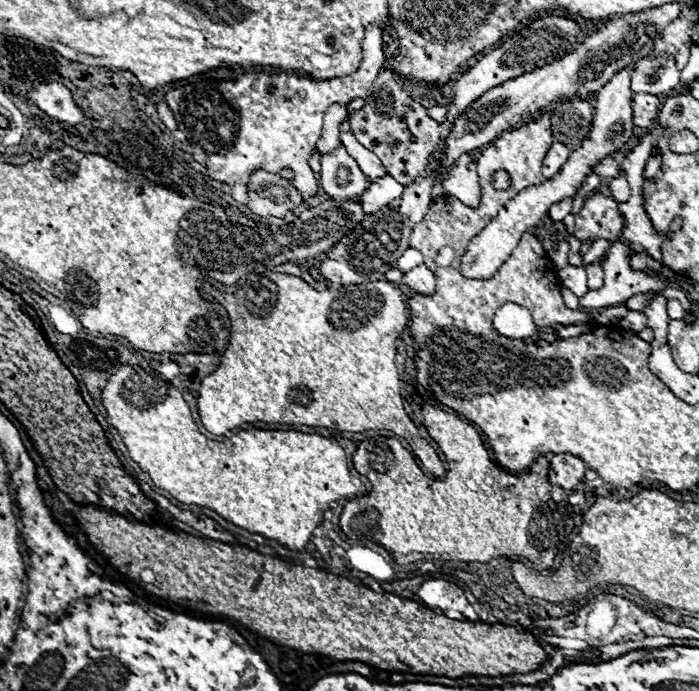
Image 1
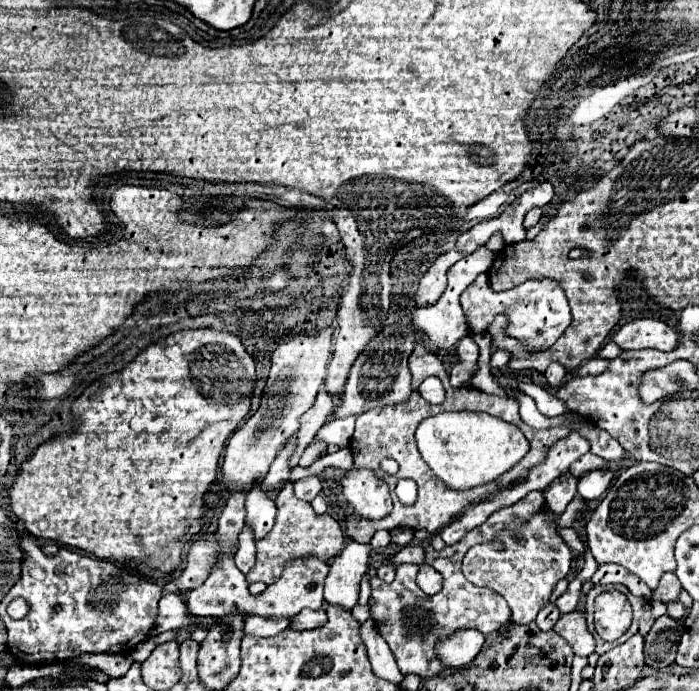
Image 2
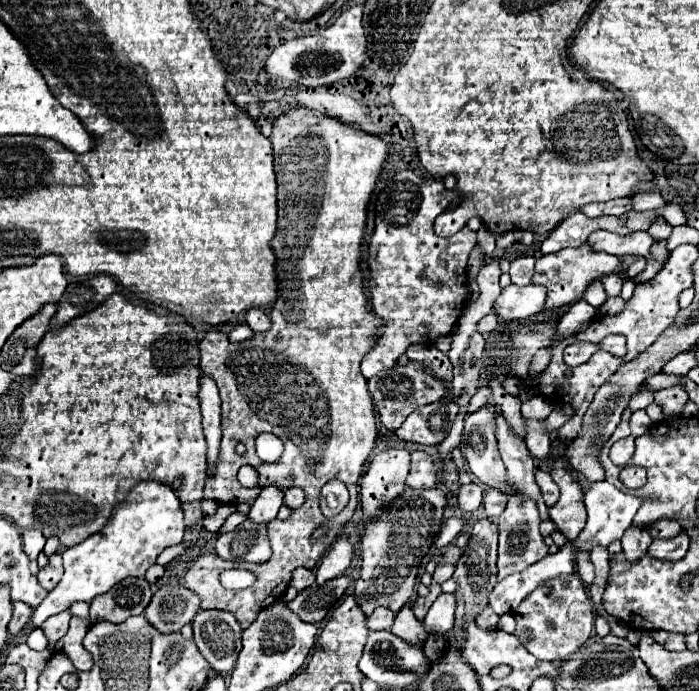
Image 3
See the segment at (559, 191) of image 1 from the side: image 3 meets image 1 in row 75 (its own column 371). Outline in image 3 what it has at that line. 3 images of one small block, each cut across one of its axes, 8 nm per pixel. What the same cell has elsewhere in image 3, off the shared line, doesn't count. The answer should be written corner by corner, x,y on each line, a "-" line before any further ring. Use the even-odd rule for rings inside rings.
380,606
368,618
368,628
370,630
390,630
392,628
392,622
394,622
394,612

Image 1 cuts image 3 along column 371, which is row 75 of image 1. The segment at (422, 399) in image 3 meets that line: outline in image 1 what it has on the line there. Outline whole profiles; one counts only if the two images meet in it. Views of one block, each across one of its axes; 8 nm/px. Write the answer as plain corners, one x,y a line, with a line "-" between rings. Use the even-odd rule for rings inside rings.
380,70
376,82
370,88
370,96
366,98
364,108
356,110
348,118
348,124
356,140
364,148
374,152
382,160
386,174
402,186
422,176
430,154
442,138
442,126
426,114
426,108
404,90
404,82
390,70

